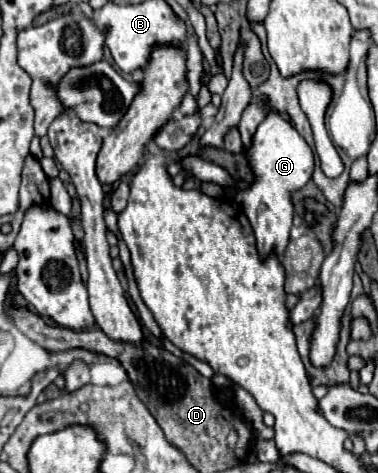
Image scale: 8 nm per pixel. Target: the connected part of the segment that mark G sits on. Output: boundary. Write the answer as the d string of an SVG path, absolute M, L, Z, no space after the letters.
M269 112L267 118L259 124L257 138L269 140L269 142L253 142L253 146L247 150L247 158L253 166L257 180L251 184L249 190L239 192L237 200L253 226L259 258L265 260L271 254L281 258L287 248L289 230L293 224L291 192L303 188L311 180L315 158L309 144L303 140L303 136L299 136L299 132L277 112Z

